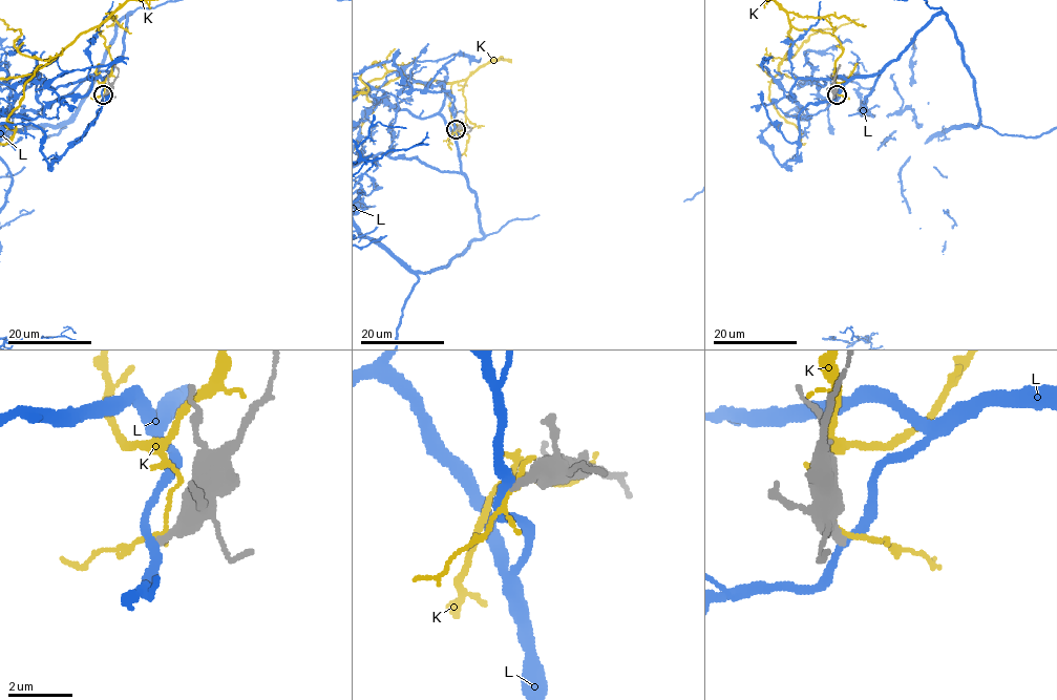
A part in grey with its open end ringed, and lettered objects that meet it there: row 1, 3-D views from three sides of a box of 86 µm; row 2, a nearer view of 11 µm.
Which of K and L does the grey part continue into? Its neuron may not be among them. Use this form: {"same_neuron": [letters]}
{"same_neuron": []}

